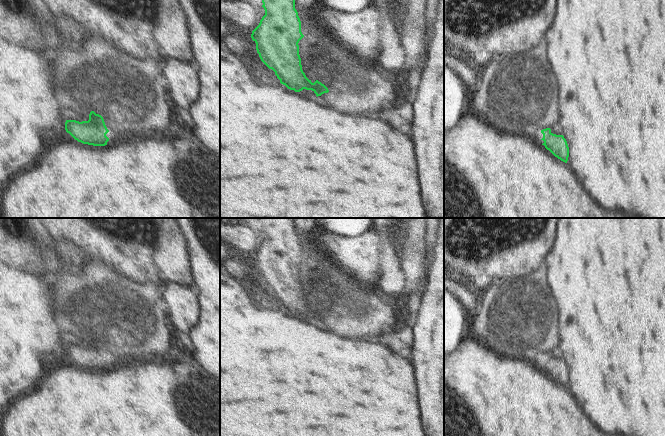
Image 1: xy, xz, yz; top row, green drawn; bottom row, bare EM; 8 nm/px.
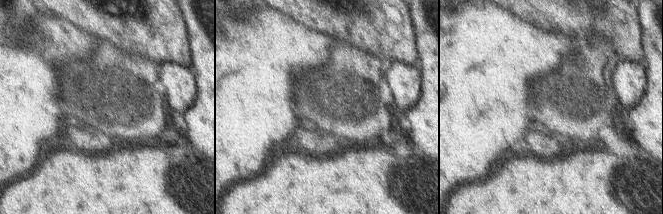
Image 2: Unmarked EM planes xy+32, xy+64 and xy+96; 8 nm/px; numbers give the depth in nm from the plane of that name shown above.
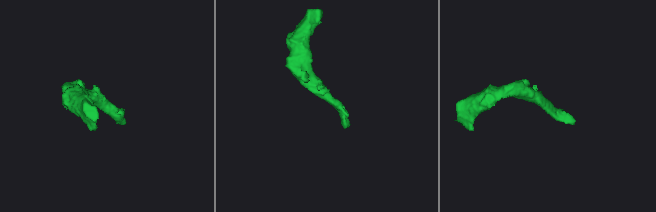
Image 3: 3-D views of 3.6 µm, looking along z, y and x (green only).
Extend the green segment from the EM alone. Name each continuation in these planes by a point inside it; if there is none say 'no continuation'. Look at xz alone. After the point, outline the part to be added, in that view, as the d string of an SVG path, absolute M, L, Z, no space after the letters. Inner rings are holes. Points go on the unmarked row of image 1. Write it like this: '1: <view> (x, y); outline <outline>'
1: xz (304, 267); outline M304 260L298 267L299 269L299 279L300 282L302 283L303 279L308 275L309 273L309 264L308 260Z

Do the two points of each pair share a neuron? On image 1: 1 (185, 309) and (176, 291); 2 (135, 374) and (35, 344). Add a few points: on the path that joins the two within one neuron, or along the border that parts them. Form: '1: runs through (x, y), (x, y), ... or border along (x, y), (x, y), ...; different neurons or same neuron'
1: runs through (184, 305), (176, 295); same neuron
2: border along (111, 366), (107, 368); different neurons

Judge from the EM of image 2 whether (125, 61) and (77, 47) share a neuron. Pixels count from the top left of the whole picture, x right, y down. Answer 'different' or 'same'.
same

